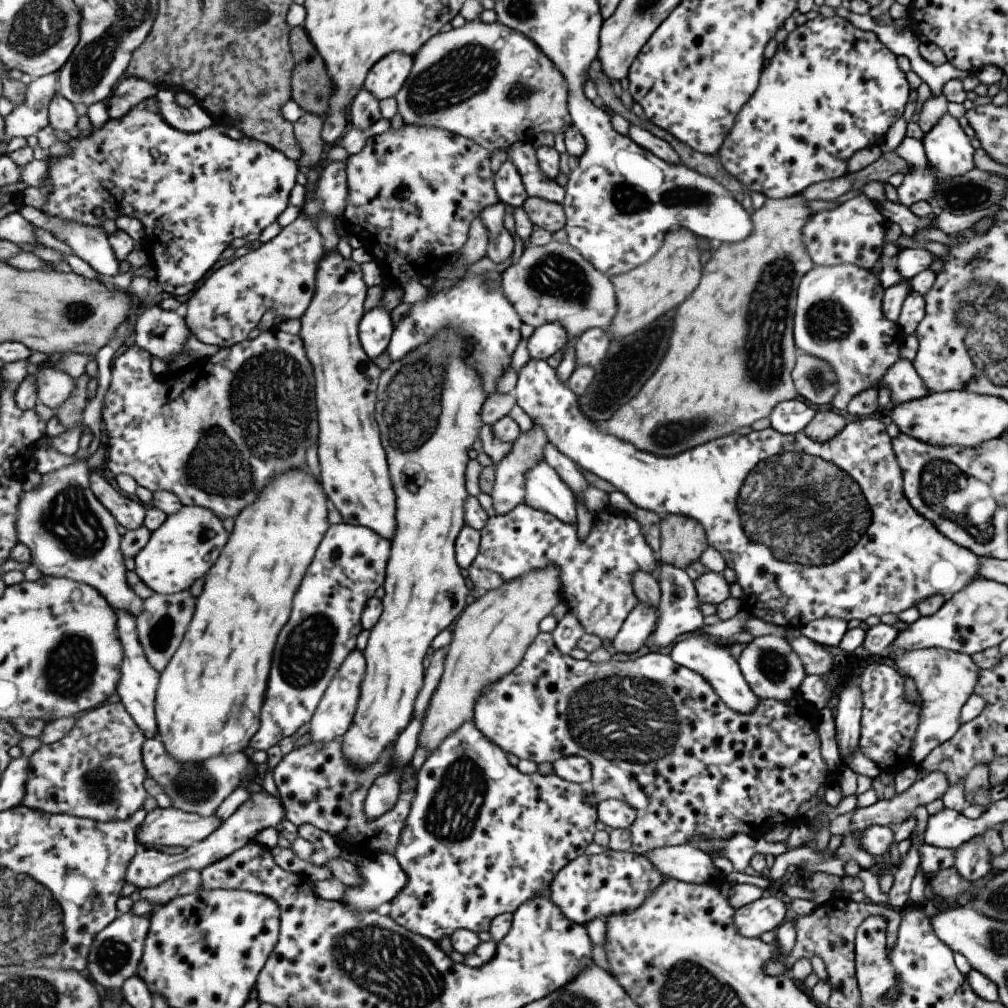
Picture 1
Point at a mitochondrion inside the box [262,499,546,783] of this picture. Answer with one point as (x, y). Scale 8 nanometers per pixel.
(309, 649)

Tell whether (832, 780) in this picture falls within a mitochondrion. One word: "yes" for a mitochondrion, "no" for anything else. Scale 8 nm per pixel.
no

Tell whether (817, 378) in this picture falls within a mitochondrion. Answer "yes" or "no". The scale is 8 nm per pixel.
yes

